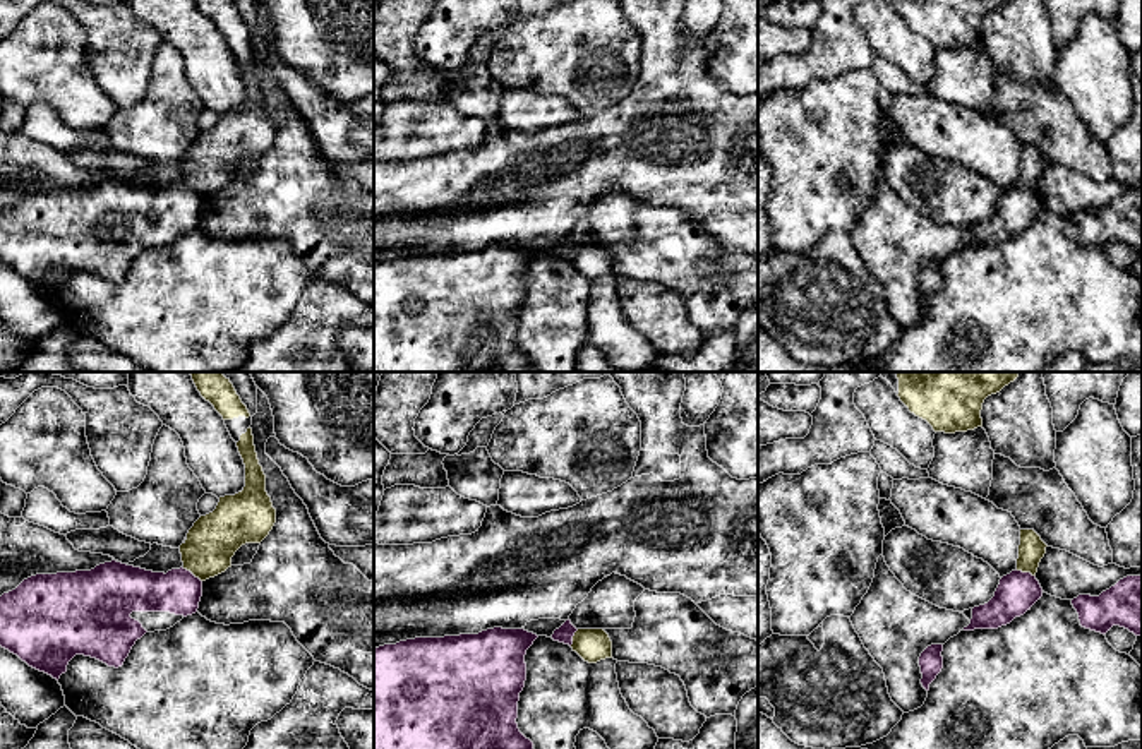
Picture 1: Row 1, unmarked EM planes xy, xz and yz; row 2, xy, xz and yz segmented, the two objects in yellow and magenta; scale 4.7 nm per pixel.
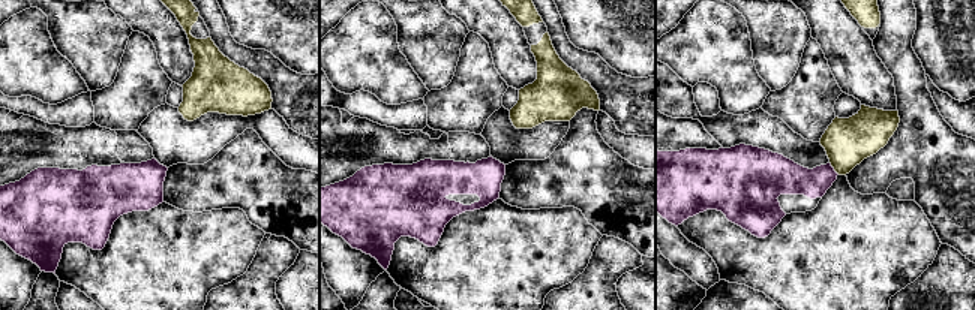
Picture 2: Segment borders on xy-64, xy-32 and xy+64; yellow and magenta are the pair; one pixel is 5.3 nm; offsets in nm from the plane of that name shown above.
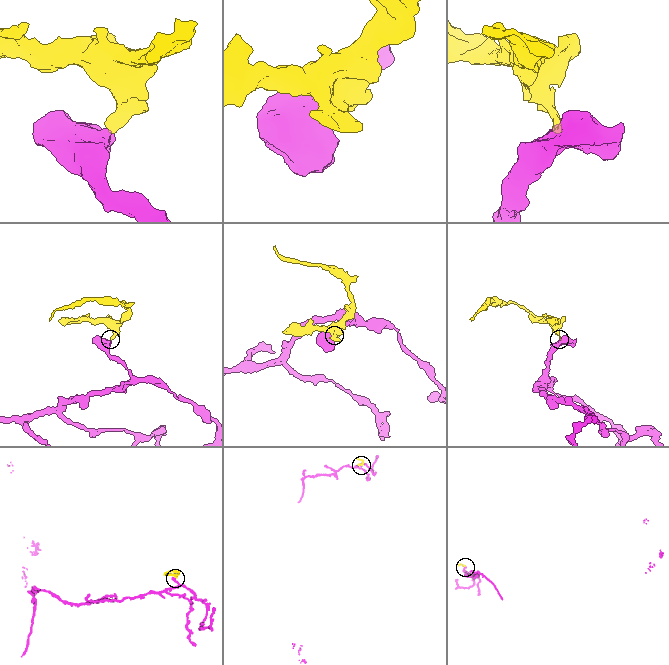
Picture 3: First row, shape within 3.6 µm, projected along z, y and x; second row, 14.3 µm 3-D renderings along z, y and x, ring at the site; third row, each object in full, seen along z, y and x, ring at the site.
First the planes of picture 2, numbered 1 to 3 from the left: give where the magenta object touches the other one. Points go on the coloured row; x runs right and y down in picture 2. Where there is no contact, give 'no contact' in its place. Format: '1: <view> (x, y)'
1: no contact
2: no contact
3: xy+64 (833, 166)

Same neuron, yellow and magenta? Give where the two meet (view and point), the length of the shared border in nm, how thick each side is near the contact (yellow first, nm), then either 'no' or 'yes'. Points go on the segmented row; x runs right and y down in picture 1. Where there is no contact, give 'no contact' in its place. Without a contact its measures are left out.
xy (192, 573) | 120 nm | 240/220 nm | no

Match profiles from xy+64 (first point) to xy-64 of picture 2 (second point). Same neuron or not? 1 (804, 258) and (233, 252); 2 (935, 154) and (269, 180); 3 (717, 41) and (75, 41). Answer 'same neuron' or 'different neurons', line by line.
1: same neuron
2: same neuron
3: different neurons

